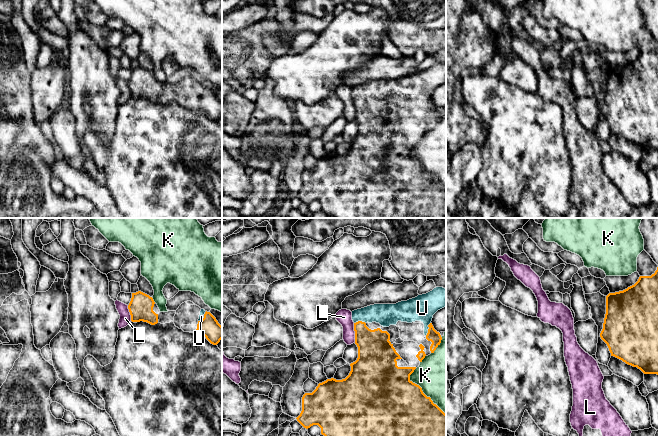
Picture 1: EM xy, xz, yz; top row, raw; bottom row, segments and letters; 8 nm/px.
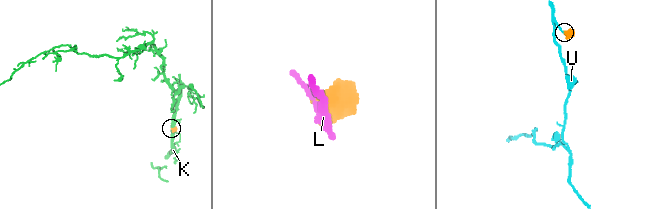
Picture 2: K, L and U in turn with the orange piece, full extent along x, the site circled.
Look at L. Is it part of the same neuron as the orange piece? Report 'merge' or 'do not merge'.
do not merge

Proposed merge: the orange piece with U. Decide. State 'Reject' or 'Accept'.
Accept

